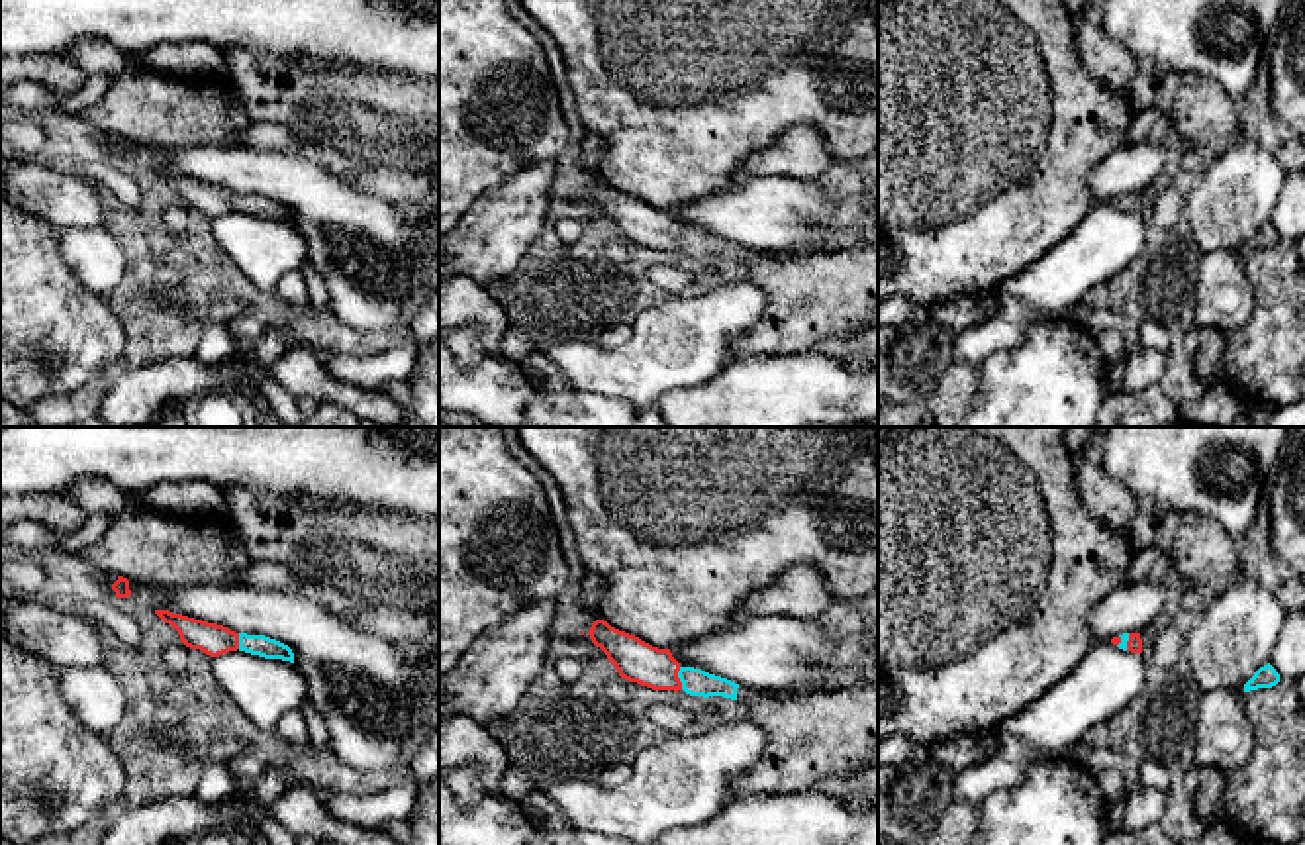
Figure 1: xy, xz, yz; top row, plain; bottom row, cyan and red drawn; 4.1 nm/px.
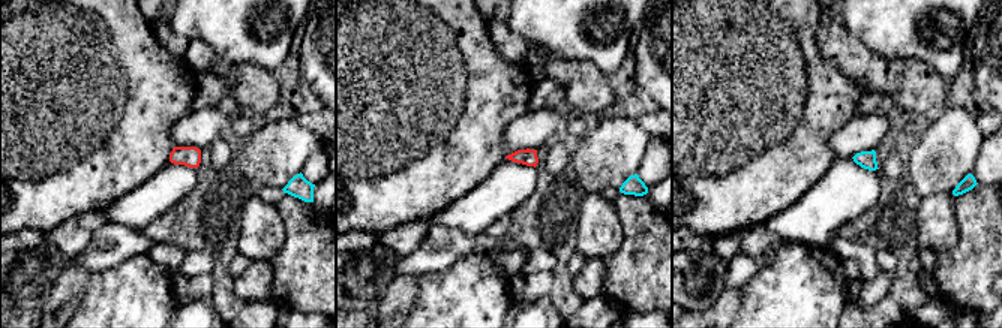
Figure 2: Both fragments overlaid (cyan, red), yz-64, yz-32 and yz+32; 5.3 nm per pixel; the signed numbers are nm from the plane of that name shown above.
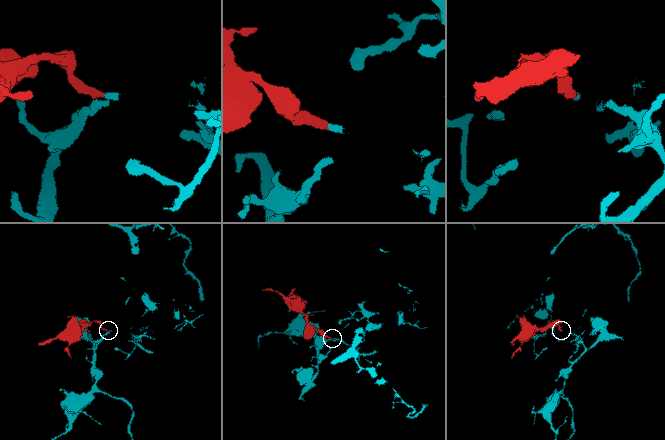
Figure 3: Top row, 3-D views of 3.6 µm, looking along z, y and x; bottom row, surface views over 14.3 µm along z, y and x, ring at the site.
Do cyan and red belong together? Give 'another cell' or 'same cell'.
same cell

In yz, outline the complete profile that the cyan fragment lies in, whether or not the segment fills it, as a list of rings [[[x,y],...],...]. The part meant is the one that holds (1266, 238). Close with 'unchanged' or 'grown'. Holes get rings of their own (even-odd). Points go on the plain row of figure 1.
[[[1268,224],[1260,227],[1254,237],[1244,245],[1244,253],[1258,251],[1258,249],[1272,249],[1280,243],[1280,235]]]; unchanged

